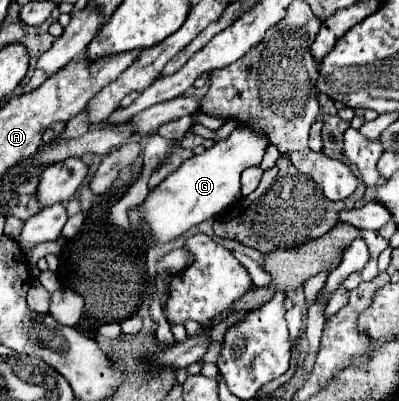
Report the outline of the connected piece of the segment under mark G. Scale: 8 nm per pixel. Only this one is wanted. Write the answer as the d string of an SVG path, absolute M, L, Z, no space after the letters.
M237 126L227 140L219 140L203 154L185 160L177 172L173 172L169 178L165 178L165 182L161 182L155 190L151 190L145 204L129 212L133 226L139 228L141 222L147 222L153 232L149 244L157 244L157 242L171 242L189 228L201 224L203 220L219 216L229 206L233 206L237 198L241 198L239 192L241 172L245 168L259 166L269 144L271 142L267 134L261 134L259 130L253 130L249 126Z

